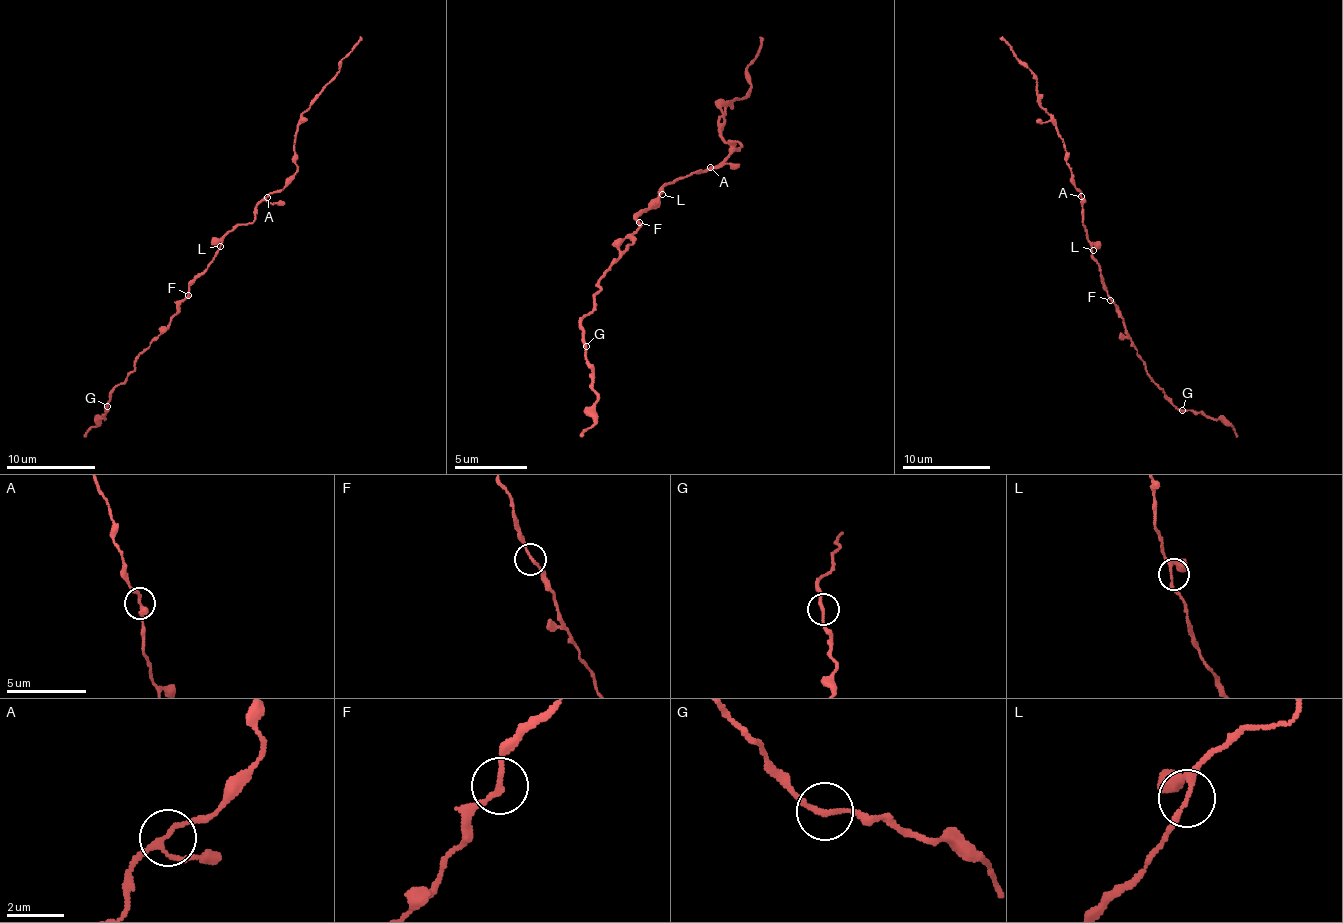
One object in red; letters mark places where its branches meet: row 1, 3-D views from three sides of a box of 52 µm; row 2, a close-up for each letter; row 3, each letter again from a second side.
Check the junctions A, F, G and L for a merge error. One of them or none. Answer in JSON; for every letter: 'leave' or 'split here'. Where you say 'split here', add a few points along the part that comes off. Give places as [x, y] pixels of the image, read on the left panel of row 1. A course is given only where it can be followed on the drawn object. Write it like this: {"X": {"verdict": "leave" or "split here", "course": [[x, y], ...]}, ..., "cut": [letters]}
{"A": {"verdict": "leave"}, "F": {"verdict": "leave"}, "G": {"verdict": "leave"}, "L": {"verdict": "leave"}, "cut": []}

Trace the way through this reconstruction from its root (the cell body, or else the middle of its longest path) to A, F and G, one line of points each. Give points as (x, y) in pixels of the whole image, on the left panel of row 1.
A: (221, 246), (221, 239), (229, 232), (238, 225), (248, 225), (255, 219), (255, 208), (267, 196)
F: (221, 246), (215, 260), (189, 288), (188, 295)
G: (221, 246), (215, 260), (189, 288), (188, 297), (168, 328), (115, 388), (107, 406)

